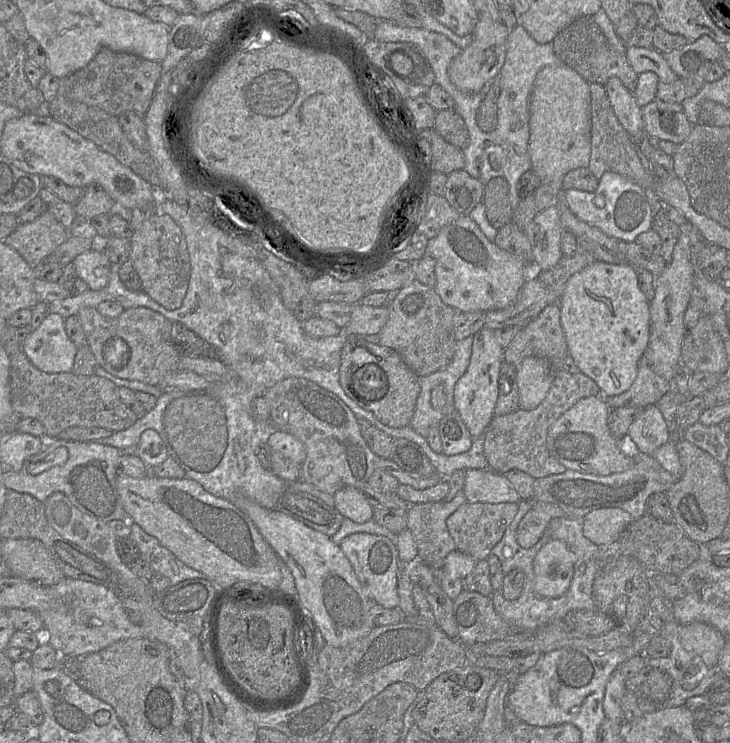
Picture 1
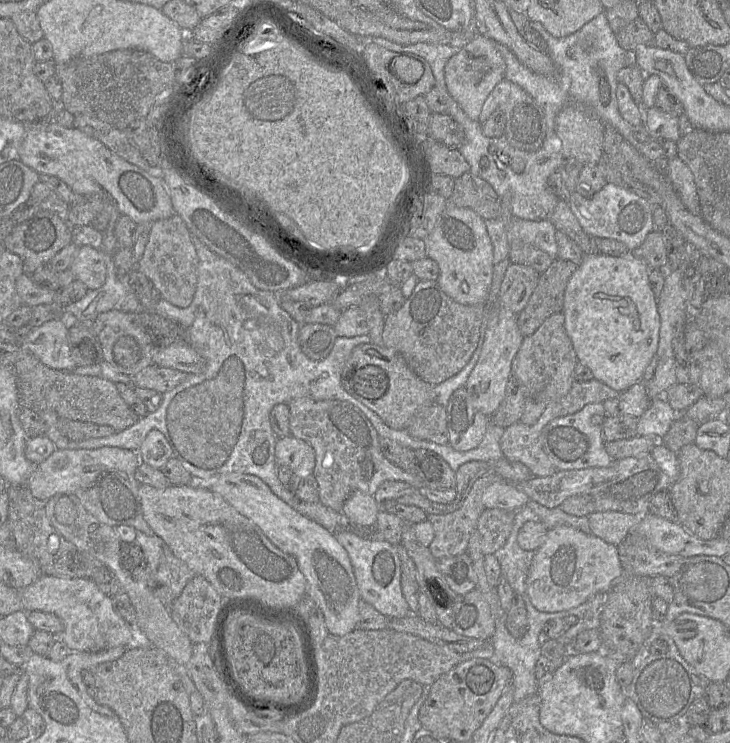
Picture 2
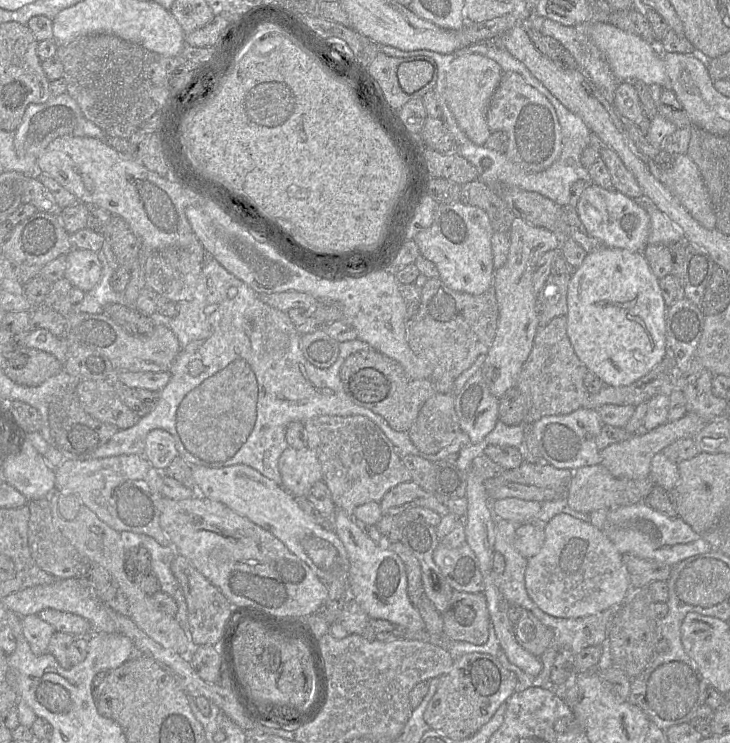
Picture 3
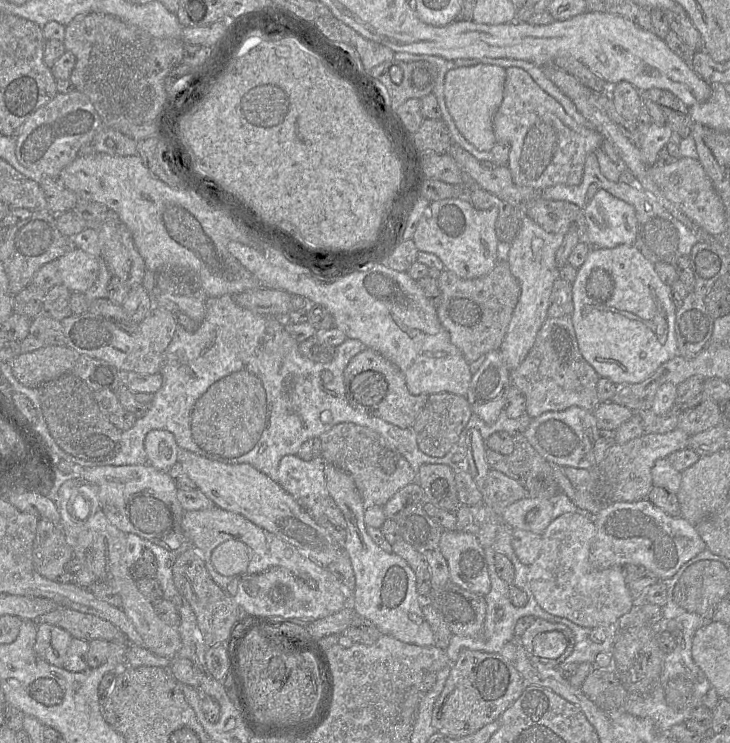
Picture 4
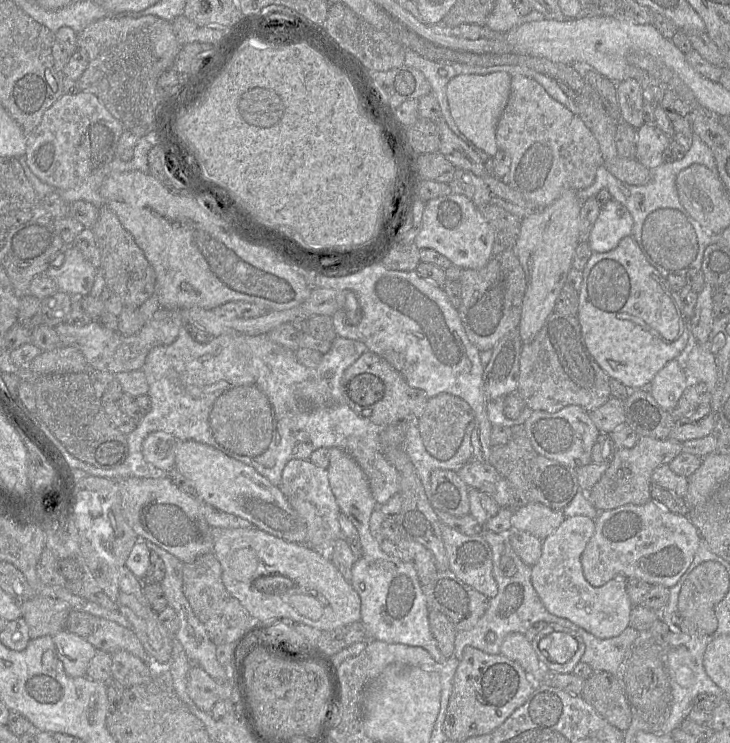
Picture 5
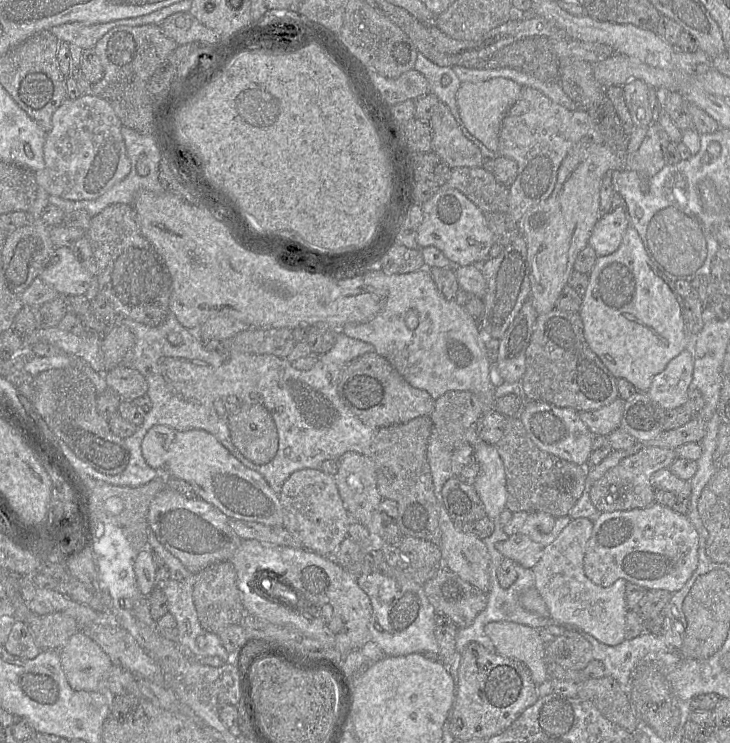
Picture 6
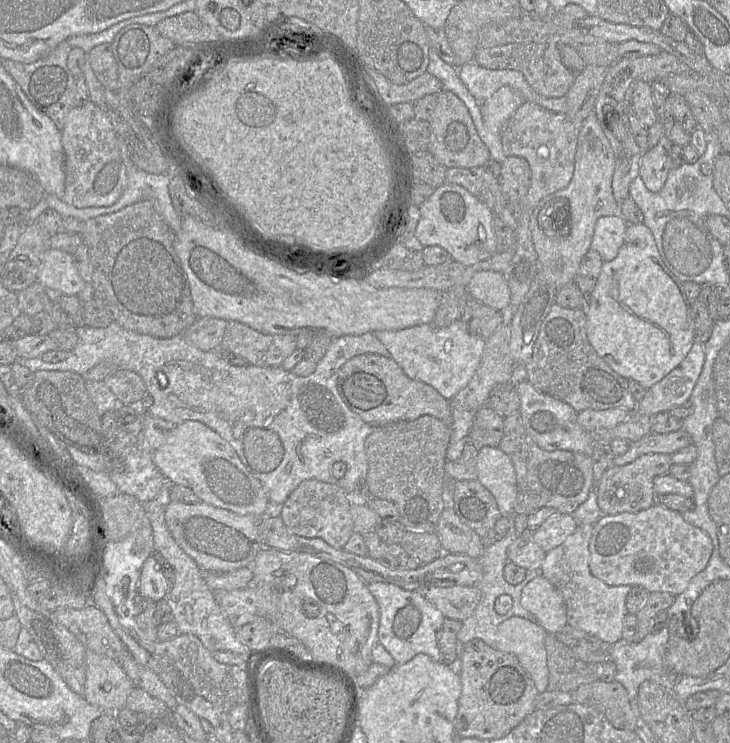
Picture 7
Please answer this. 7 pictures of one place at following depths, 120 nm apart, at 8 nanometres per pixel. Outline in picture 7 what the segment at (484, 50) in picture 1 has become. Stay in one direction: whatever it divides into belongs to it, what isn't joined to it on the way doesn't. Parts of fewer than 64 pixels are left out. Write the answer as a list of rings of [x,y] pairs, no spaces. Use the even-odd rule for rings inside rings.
[[[502,86],[490,98],[481,101],[485,125],[492,132],[501,133],[505,123],[524,102],[524,97],[518,91]]]

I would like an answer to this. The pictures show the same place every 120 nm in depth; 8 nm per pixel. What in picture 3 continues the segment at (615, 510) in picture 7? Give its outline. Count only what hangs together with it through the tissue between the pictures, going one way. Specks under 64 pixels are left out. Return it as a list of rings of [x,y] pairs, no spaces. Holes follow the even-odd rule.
[[[687,413],[679,420],[666,422],[650,431],[641,431],[629,439],[611,444],[601,451],[602,463],[612,476],[618,479],[644,479],[650,476],[651,462],[655,454],[683,438],[694,439],[698,432],[707,424],[694,413]]]

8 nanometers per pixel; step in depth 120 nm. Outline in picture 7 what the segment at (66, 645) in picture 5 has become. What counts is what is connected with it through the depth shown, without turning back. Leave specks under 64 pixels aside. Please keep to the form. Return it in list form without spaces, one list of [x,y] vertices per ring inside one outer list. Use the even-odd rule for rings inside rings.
[[[86,650],[86,678],[83,697],[104,712],[125,707],[134,685],[120,663],[105,655]]]

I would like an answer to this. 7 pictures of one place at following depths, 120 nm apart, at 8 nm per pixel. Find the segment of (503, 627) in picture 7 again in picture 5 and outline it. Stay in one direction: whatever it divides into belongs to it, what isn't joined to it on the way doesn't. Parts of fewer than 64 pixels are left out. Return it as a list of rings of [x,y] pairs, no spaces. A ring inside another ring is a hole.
[[[522,633],[508,634],[501,644],[500,654],[518,663],[529,676],[543,668],[531,642]]]

